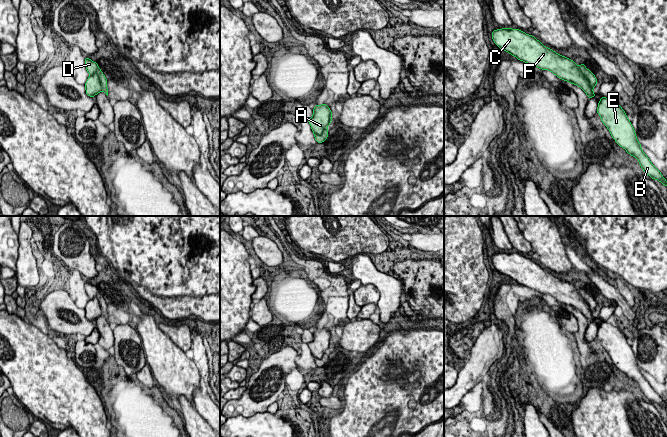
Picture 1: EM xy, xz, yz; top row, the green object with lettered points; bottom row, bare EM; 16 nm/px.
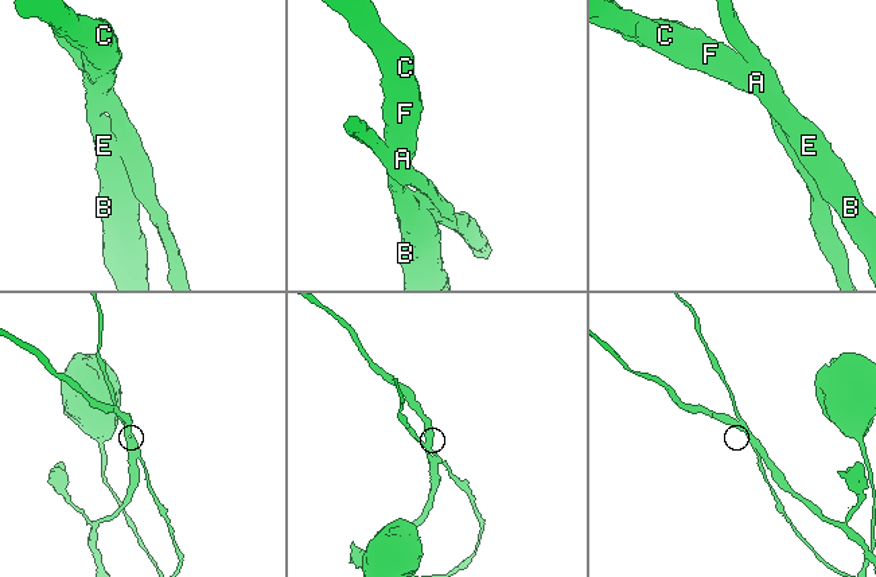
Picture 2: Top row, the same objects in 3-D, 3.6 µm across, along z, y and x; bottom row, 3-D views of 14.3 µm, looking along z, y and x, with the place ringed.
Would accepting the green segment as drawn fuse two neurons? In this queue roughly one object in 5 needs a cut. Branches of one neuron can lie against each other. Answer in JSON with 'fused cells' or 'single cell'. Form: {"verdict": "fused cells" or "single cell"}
{"verdict": "single cell"}

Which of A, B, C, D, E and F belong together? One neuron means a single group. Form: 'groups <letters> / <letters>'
groups A B C D E F

